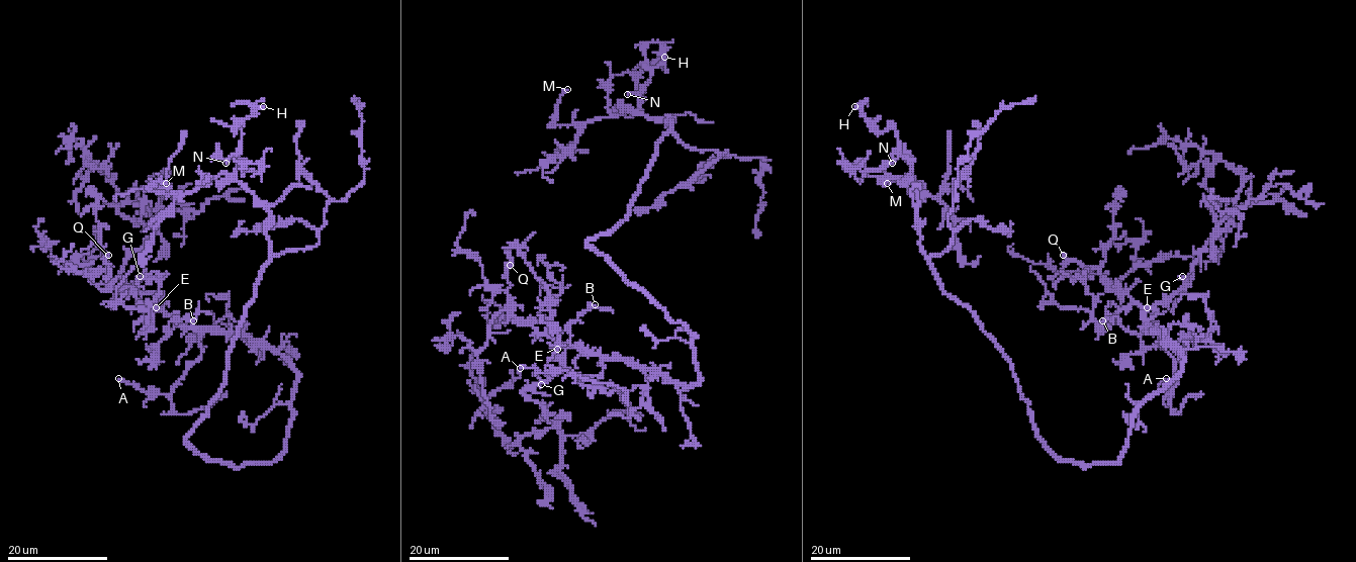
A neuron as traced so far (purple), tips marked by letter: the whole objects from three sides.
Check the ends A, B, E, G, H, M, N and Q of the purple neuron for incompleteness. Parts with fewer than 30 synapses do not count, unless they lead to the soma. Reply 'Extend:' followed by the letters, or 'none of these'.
Extend: A, Q

